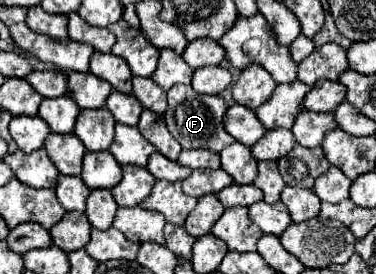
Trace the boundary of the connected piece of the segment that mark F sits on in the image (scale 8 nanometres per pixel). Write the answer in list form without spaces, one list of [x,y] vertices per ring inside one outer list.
[[[173,85],[167,93],[167,101],[169,101],[169,107],[163,117],[165,117],[169,133],[181,143],[181,147],[185,149],[205,147],[219,153],[227,145],[235,143],[235,139],[223,129],[223,115],[227,111],[223,97],[195,93],[191,85]]]

